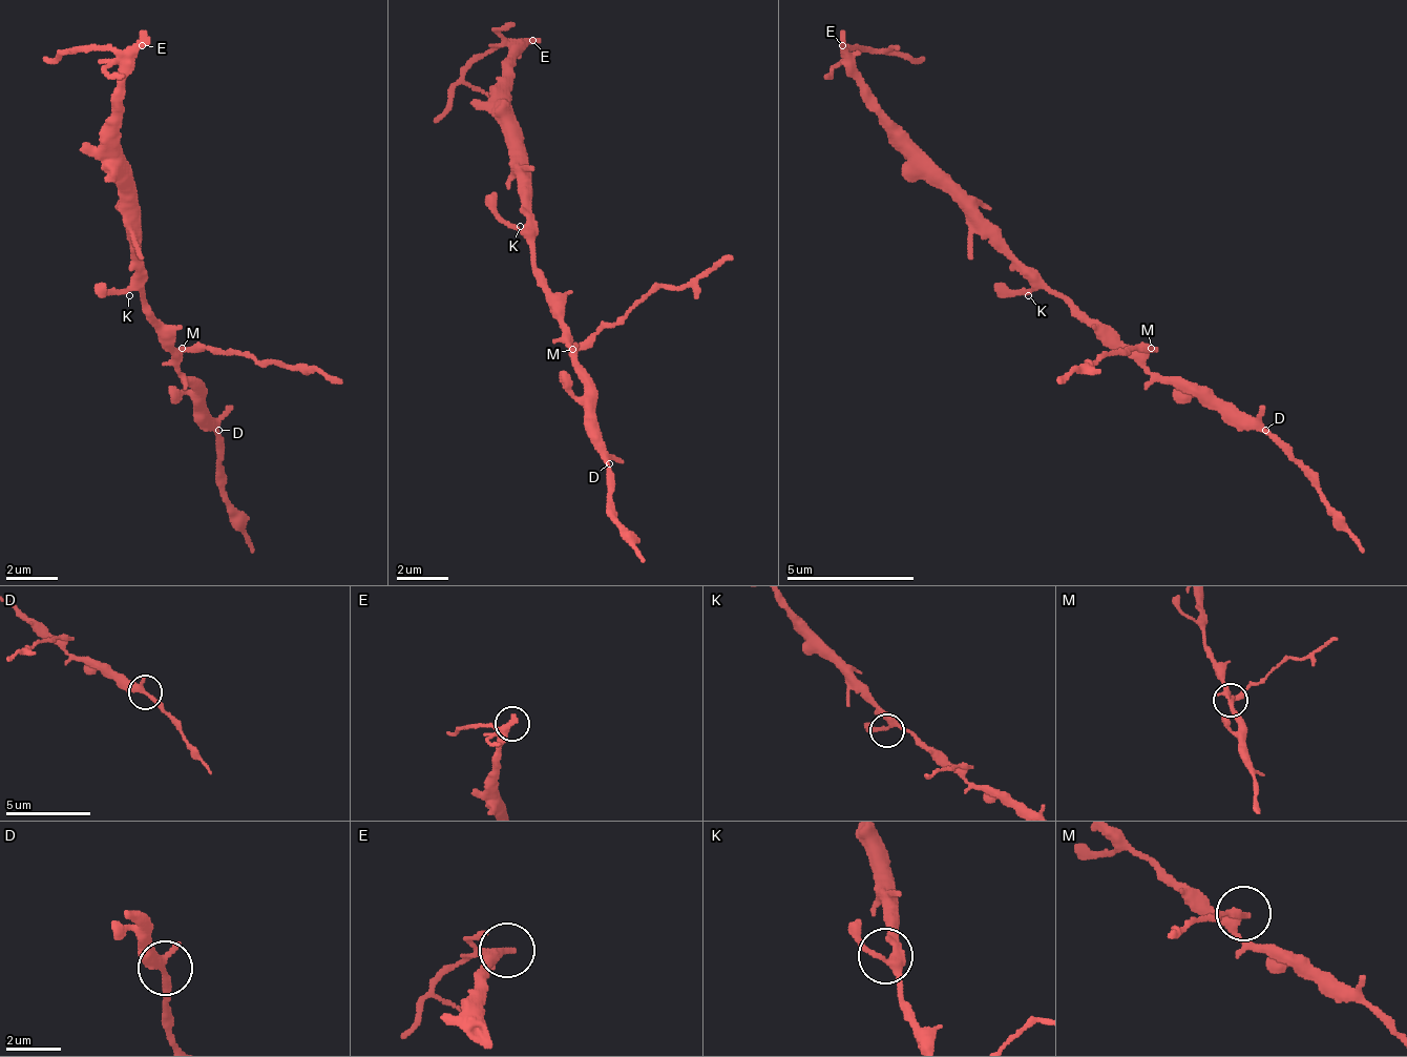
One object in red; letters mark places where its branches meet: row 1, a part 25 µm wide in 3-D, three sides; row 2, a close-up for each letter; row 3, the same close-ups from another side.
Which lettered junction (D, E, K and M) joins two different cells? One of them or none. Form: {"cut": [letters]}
{"cut": ["M"]}

